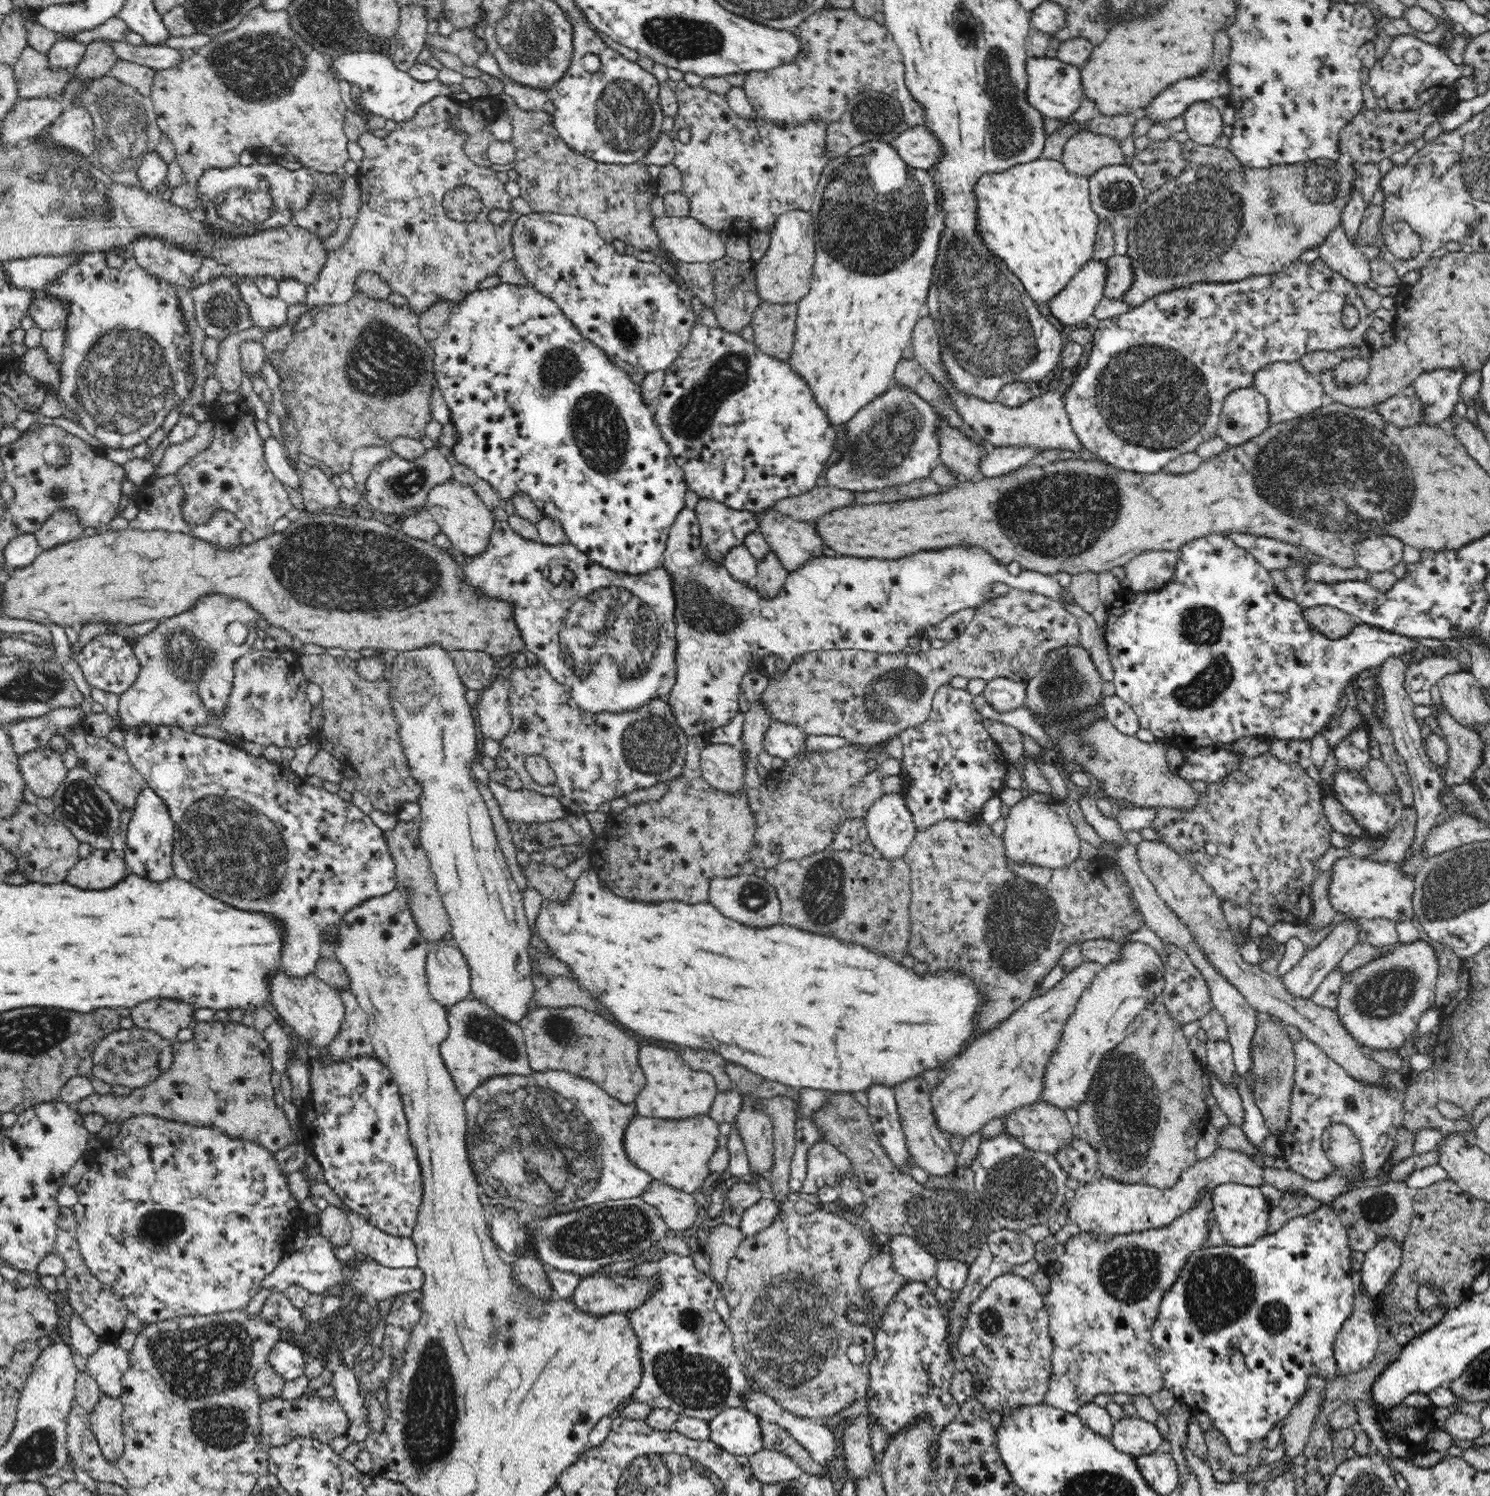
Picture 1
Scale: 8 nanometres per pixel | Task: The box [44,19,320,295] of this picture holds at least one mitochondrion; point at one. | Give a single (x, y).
(256, 67)

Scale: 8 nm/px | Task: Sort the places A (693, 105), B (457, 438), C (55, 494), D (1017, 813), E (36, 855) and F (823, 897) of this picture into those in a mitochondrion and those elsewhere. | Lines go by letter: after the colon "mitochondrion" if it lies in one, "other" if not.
A: other
B: other
C: mitochondrion
D: other
E: other
F: mitochondrion

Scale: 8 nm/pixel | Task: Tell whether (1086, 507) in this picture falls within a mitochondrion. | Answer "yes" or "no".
yes

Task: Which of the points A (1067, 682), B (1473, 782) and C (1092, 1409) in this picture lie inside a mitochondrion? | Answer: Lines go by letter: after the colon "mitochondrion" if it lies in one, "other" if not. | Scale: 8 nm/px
A: mitochondrion
B: other
C: other

